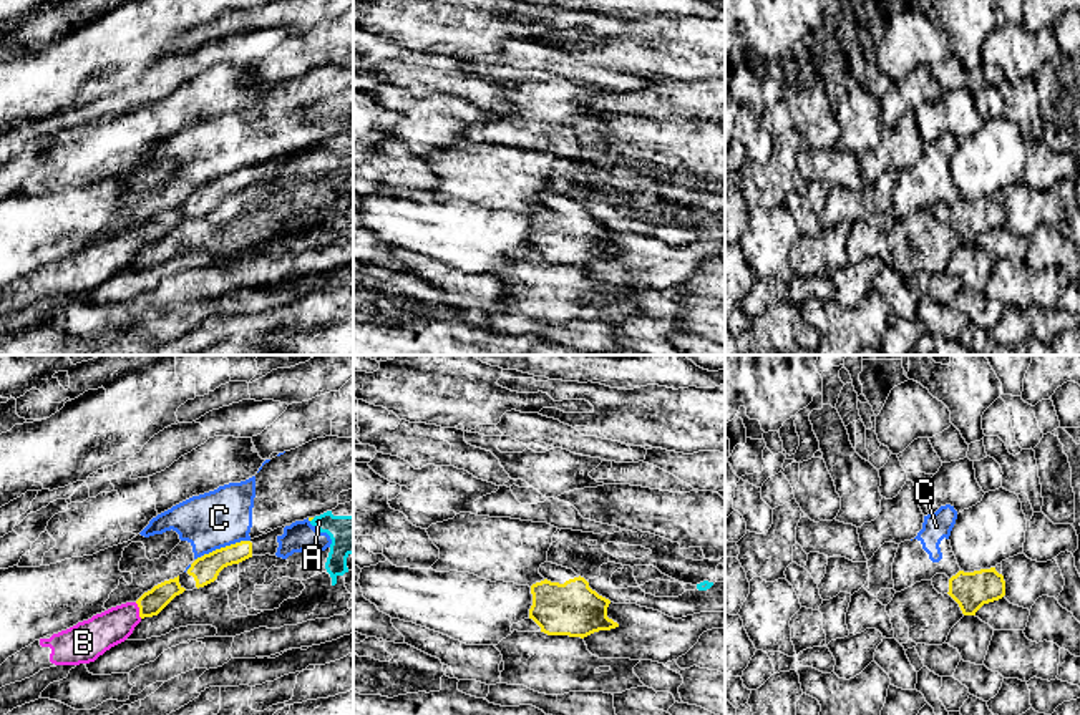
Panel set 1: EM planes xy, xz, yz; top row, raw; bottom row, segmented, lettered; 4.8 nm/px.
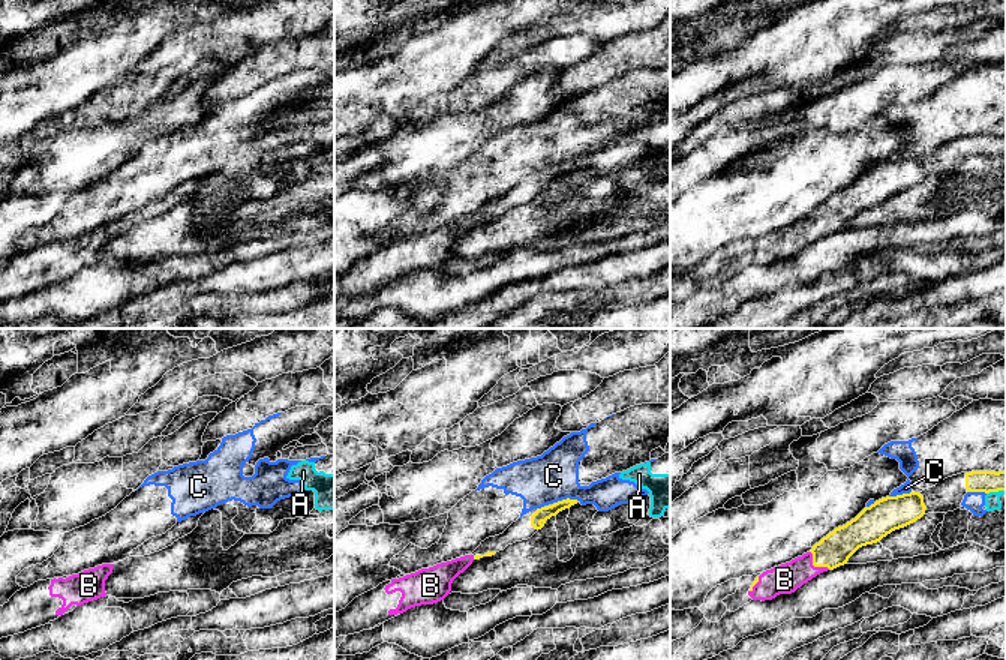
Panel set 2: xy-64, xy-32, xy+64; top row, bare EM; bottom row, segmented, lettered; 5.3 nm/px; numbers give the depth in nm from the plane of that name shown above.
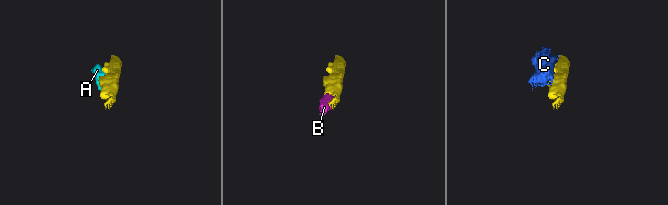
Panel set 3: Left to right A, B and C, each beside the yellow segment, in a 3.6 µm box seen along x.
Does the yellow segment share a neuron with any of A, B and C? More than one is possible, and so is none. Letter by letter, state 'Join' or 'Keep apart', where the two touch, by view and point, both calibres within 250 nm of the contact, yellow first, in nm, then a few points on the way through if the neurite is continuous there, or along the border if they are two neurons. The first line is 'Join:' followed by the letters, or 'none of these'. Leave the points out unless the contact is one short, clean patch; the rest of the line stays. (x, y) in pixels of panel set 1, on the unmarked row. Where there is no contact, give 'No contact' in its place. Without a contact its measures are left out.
Join: B
A: Keep apart. No contact
B: Join. Touches yellow at xy (140, 239). Thickness 120 nm (yellow) against 180 nm
C: Keep apart. Touches yellow at xy (226, 175). Thickness 130 nm (yellow) against 280 nm

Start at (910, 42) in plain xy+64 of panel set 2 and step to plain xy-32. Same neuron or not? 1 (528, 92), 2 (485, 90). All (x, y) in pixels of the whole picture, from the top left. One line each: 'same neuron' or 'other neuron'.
1: other neuron
2: same neuron

